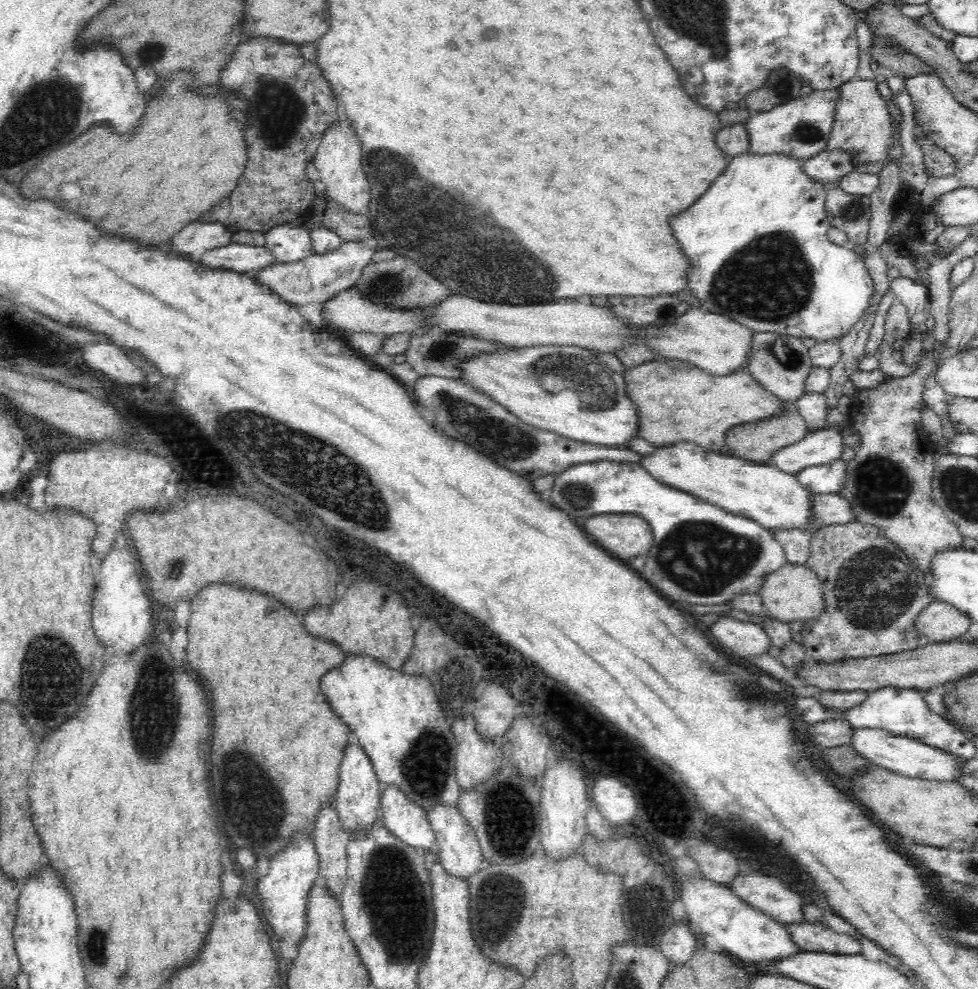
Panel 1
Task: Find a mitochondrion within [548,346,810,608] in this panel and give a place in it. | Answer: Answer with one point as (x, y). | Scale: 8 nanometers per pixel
(699, 557)

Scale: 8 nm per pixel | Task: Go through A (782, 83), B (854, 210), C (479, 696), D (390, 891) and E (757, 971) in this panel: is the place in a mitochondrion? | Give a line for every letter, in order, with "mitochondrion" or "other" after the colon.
A: mitochondrion
B: mitochondrion
C: other
D: mitochondrion
E: other

